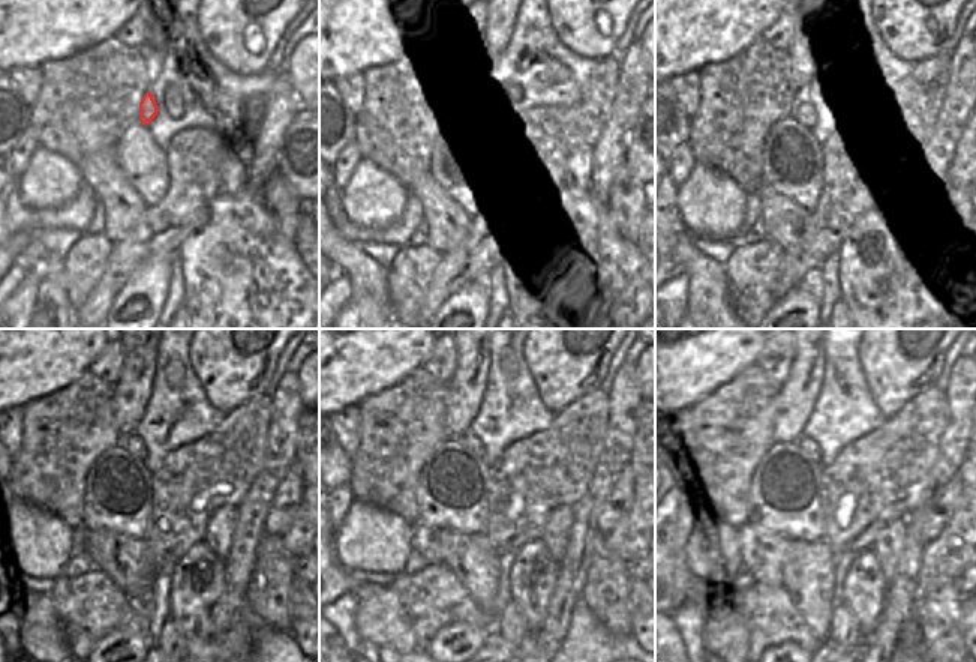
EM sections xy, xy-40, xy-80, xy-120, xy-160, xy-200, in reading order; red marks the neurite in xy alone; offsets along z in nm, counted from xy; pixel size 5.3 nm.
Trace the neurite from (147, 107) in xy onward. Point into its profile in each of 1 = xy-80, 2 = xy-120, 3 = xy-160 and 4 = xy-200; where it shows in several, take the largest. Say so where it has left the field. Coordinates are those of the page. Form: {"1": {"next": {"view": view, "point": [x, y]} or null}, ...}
{"1": {"next": {"view": "xy-80", "point": [805, 113]}}, "2": {"next": {"view": "xy-120", "point": [132, 443]}}, "3": {"next": {"view": "xy-160", "point": [468, 440]}}, "4": {"next": {"view": "xy-200", "point": [805, 443]}}}

